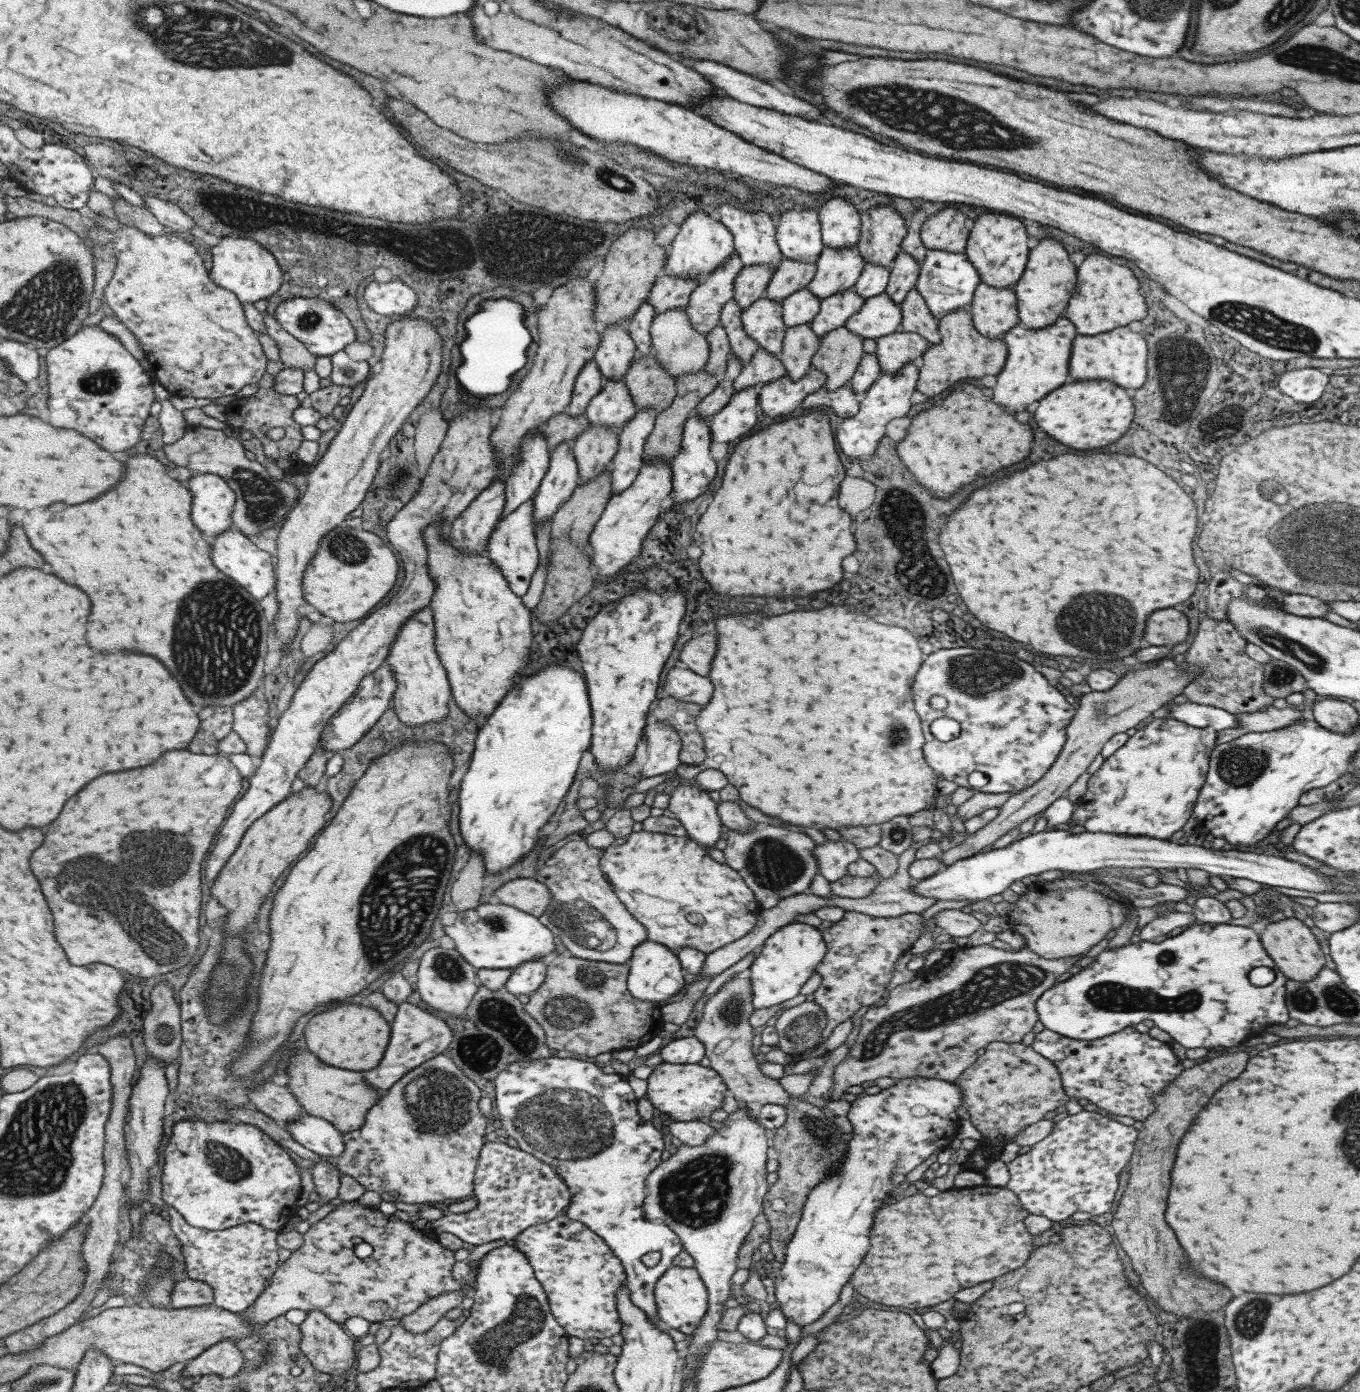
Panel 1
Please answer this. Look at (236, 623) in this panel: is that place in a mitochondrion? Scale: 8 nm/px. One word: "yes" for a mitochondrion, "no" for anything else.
yes

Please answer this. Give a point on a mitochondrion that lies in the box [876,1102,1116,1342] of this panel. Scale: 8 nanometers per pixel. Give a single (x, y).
(899, 1157)

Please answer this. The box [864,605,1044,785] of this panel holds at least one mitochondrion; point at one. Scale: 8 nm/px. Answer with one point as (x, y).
(974, 675)

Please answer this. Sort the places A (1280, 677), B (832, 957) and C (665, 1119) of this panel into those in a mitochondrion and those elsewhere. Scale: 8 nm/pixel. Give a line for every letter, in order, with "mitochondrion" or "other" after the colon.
A: mitochondrion
B: other
C: other

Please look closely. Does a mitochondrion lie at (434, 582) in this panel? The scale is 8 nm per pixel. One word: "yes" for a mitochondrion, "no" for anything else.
no

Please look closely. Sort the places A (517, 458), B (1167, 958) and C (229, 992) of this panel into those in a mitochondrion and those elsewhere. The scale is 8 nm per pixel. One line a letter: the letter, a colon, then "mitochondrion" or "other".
A: other
B: mitochondrion
C: mitochondrion

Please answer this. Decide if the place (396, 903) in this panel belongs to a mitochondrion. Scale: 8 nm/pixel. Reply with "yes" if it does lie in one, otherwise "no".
yes

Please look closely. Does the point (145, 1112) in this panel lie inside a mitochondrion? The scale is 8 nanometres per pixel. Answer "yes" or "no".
no

